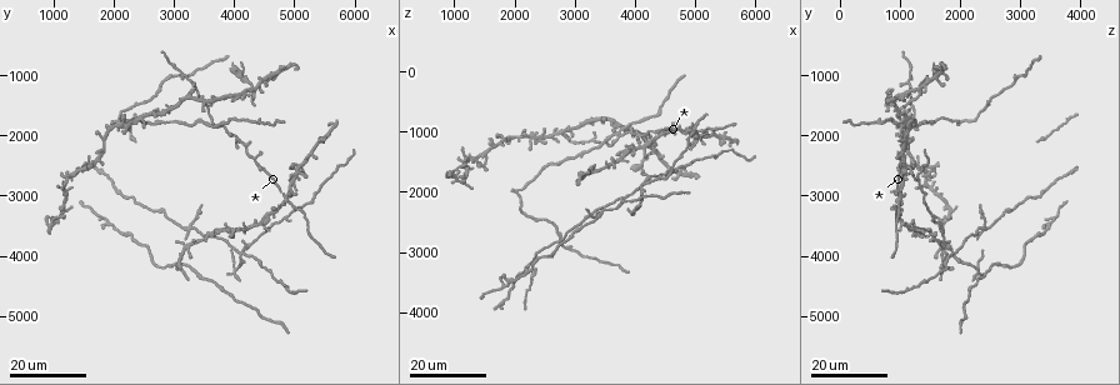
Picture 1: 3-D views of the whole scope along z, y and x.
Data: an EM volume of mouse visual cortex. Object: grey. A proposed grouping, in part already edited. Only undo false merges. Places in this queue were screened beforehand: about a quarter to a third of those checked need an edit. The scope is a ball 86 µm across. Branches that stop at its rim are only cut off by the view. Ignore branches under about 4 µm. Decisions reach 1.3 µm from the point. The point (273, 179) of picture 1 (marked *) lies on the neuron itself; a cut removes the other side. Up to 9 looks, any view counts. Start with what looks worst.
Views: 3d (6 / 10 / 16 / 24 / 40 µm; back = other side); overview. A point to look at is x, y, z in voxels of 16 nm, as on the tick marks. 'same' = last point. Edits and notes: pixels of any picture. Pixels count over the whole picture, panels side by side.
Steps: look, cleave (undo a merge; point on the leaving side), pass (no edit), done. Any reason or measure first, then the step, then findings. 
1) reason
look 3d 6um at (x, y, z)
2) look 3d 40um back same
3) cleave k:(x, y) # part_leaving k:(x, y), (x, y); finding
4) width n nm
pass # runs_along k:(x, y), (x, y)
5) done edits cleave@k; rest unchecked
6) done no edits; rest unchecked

four arms meet
look 3d 16um at (3250, 3550, 2400)

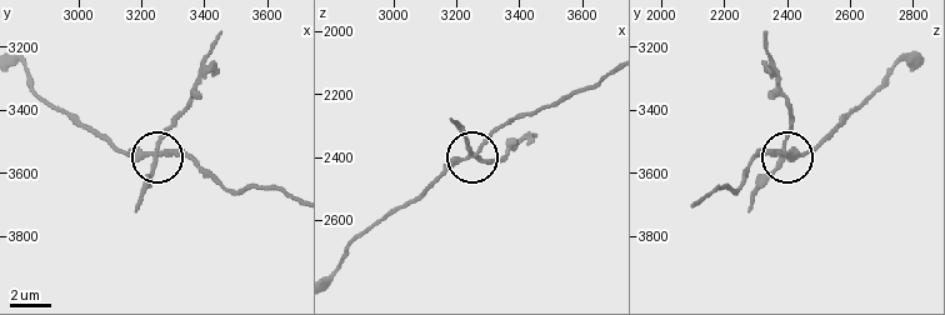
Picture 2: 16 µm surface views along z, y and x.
look 3d 6um at (3240, 3510, 2390)

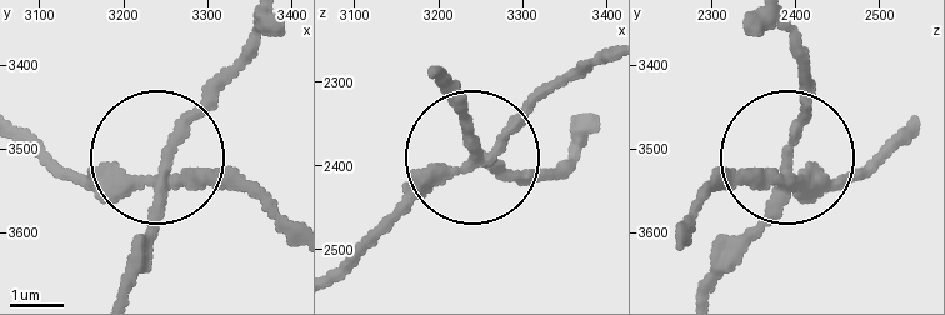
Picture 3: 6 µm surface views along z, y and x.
width 200 nm
cleave 3:(149, 243) # part_leaving 3:(474, 154), (500, 168), (573, 163); a second neuron is stuck on

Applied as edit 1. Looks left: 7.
four arms meet
look 3d 24um at (4150, 3950, 1850)

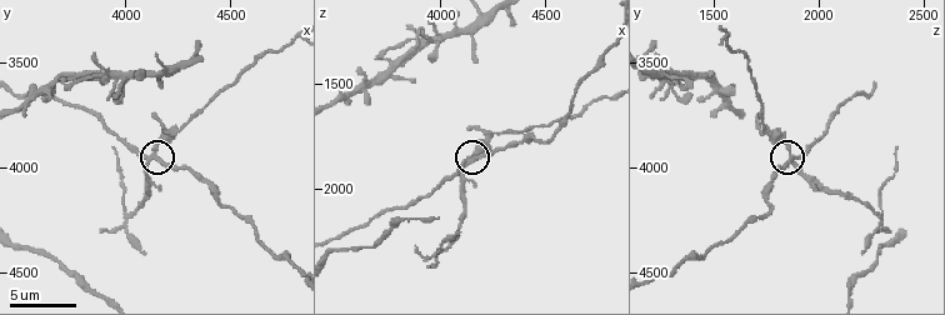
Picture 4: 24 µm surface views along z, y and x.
look 3d 6um at (4100, 3980, 1880)

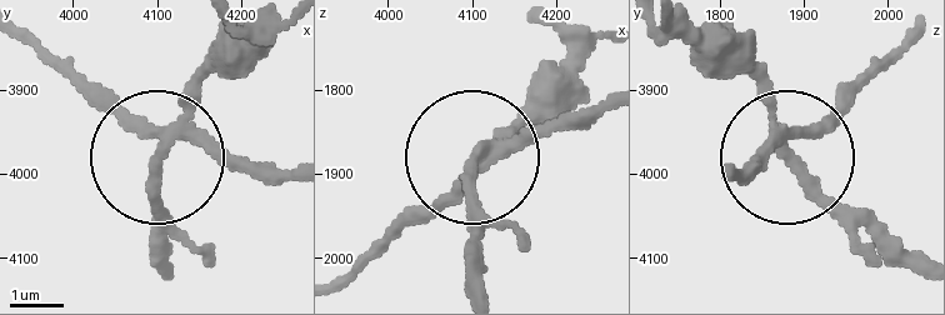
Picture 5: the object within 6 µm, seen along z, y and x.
width 230 nm
cleave 5:(219, 70) # part_leaving 5:(180, 123), (203, 86), (283, 24); two neurons meet here

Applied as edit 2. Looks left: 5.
looks like a crossing
look 3d 24um at (4900, 3050, 1000)

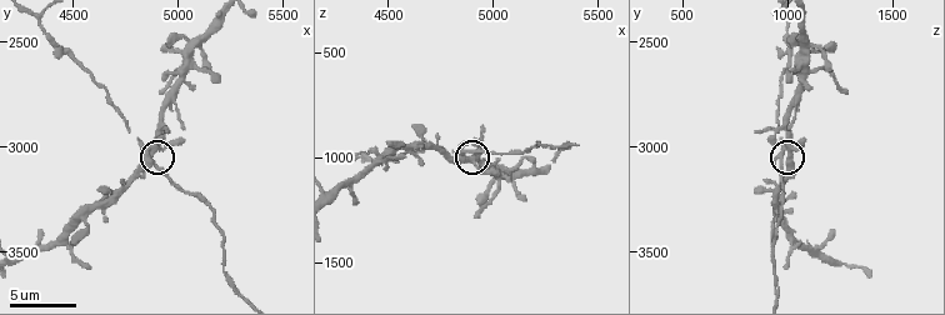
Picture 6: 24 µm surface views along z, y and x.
zoom in
look 3d 10um at (4870, 3020, 1010)

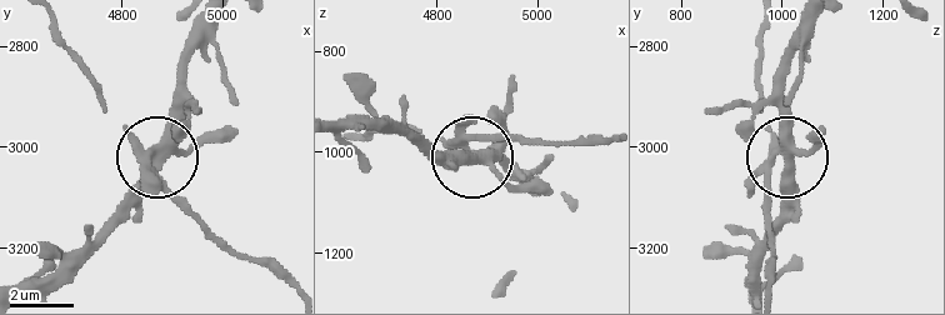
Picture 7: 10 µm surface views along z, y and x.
look 3d 10um back at (4880, 3030, 1010)

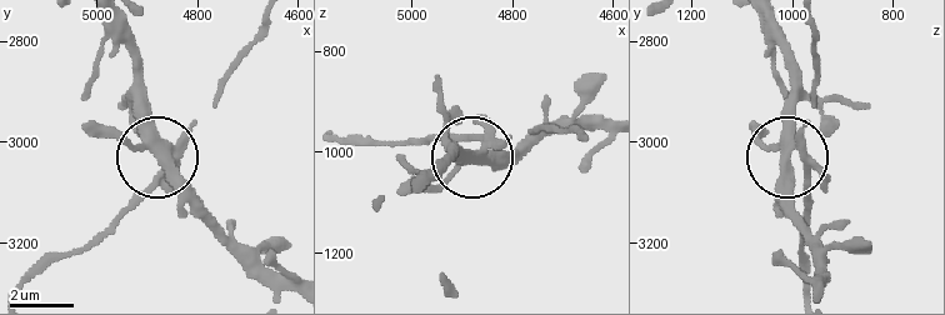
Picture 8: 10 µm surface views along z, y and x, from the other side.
width 330 nm
pass # all the same neuron

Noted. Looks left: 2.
a fork
look 3d 24um at (3350, 1100, 1150)

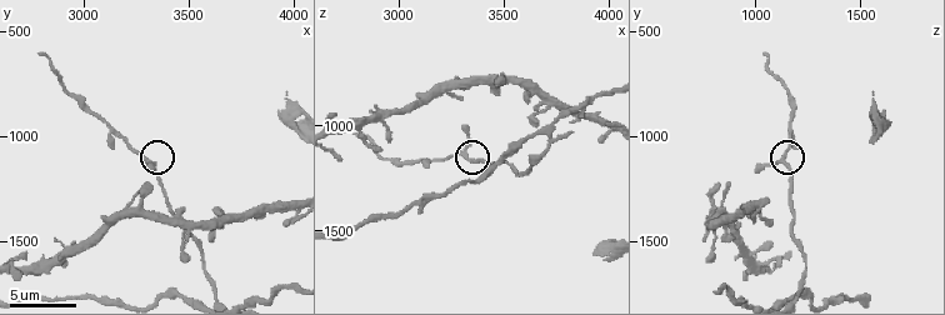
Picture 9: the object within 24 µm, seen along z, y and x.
look 3d 10um at (3310, 1130, 1120)

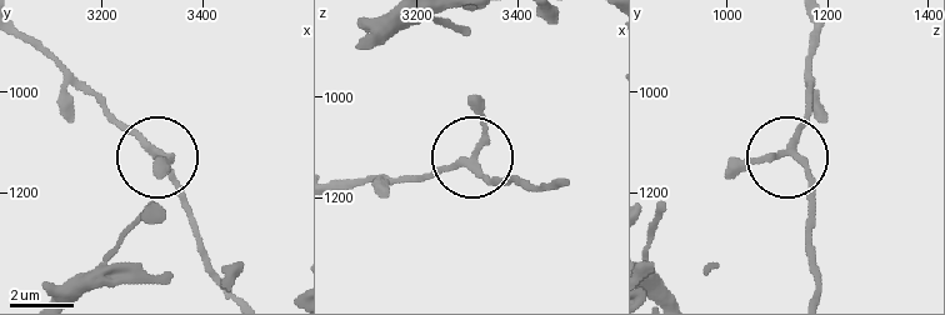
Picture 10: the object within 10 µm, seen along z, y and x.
arms 3
pass # runs_along 10:(815, 293), (813, 188), (788, 148), (810, 103); one neuron here

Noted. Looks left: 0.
done edits cleave@3, cleave@5; rest unchecked

